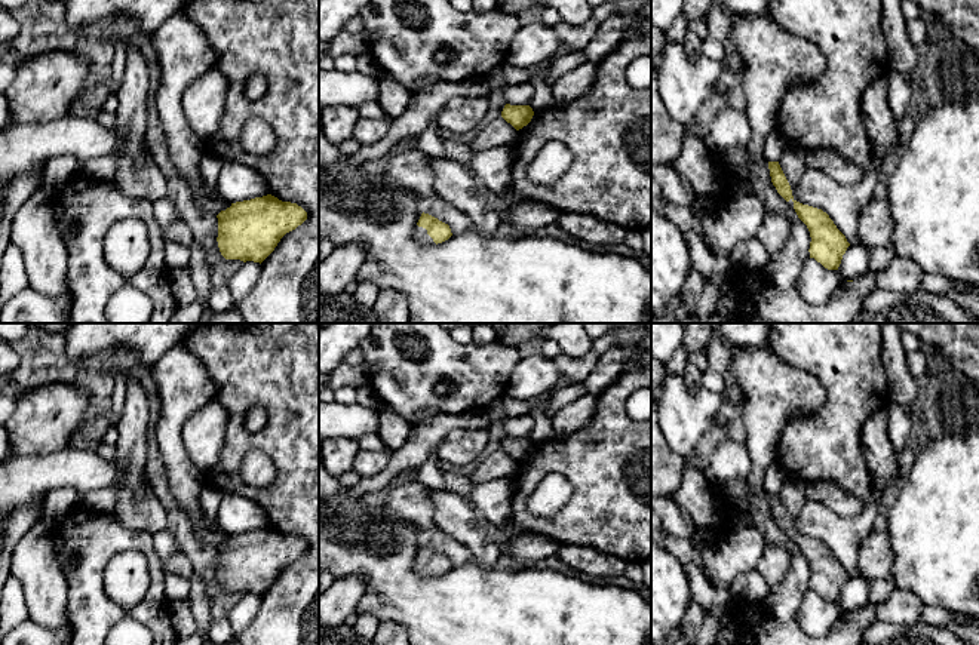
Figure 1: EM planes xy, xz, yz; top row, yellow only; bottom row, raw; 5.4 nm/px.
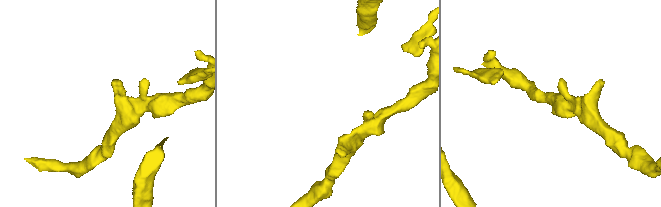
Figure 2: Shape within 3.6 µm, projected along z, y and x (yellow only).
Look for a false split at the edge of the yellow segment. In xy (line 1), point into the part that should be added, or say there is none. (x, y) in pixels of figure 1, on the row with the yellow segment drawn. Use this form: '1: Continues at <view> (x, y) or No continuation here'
1: No continuation here

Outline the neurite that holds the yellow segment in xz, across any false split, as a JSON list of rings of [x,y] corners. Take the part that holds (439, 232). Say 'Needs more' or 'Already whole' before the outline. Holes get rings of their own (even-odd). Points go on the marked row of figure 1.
Needs more. [[[421,214],[415,227],[415,239],[420,243],[438,245],[448,240],[451,236],[452,233],[448,224],[429,214]]]

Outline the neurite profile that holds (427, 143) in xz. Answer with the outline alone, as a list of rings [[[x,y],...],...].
[[[436,117],[430,122],[429,128],[418,135],[417,139],[417,150],[429,157],[438,159],[448,159],[448,154],[438,136],[439,126],[436,123]]]

